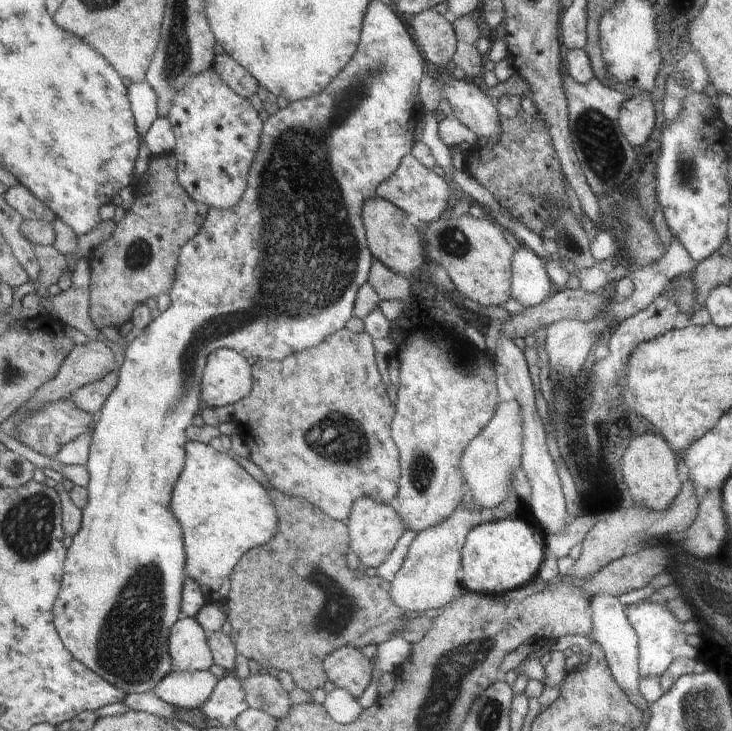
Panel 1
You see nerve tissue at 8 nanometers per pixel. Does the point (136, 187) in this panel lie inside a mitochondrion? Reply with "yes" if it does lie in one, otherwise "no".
no

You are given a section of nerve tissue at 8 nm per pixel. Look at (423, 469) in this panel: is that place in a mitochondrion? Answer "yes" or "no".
yes

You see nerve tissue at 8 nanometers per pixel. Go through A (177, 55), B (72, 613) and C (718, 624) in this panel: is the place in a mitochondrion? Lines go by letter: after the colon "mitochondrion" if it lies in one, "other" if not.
A: mitochondrion
B: other
C: other

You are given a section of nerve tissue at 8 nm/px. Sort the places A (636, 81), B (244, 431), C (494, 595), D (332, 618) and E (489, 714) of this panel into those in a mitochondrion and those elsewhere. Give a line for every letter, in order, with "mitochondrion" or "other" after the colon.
A: other
B: other
C: other
D: mitochondrion
E: mitochondrion

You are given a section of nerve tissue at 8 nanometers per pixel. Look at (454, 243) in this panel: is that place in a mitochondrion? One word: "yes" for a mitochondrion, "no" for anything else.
yes

